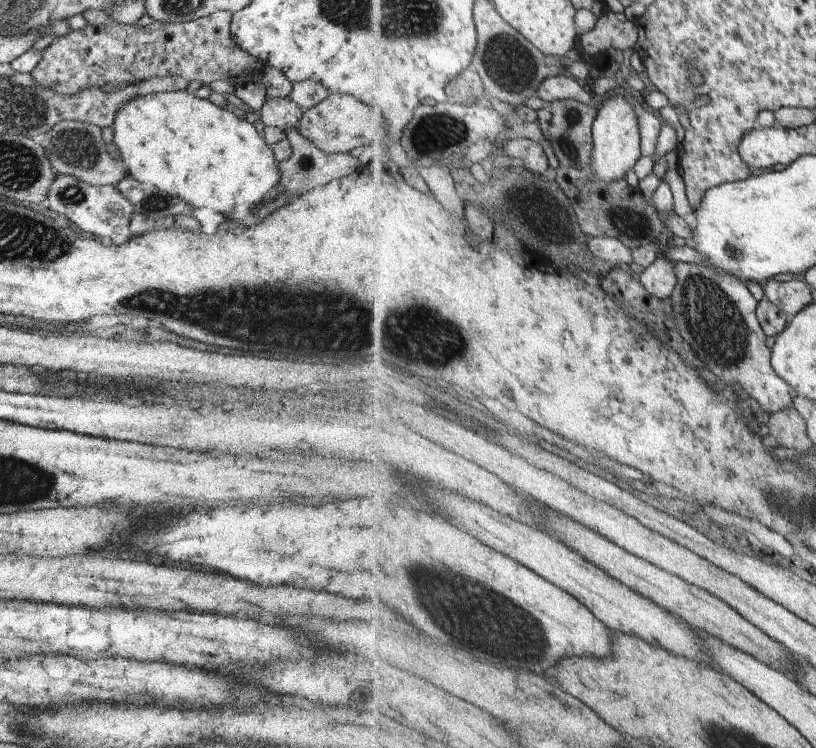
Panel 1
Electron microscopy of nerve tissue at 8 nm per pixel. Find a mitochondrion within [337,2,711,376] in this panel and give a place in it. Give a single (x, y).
(505, 56)

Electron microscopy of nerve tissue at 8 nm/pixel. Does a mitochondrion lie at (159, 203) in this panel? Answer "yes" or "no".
yes

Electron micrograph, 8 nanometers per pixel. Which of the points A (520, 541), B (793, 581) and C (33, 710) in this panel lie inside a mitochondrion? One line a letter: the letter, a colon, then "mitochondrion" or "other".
A: other
B: other
C: other

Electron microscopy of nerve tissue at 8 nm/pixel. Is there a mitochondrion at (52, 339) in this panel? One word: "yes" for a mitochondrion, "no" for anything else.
no

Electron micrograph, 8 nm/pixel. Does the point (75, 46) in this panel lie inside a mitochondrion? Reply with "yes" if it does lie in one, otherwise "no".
no

